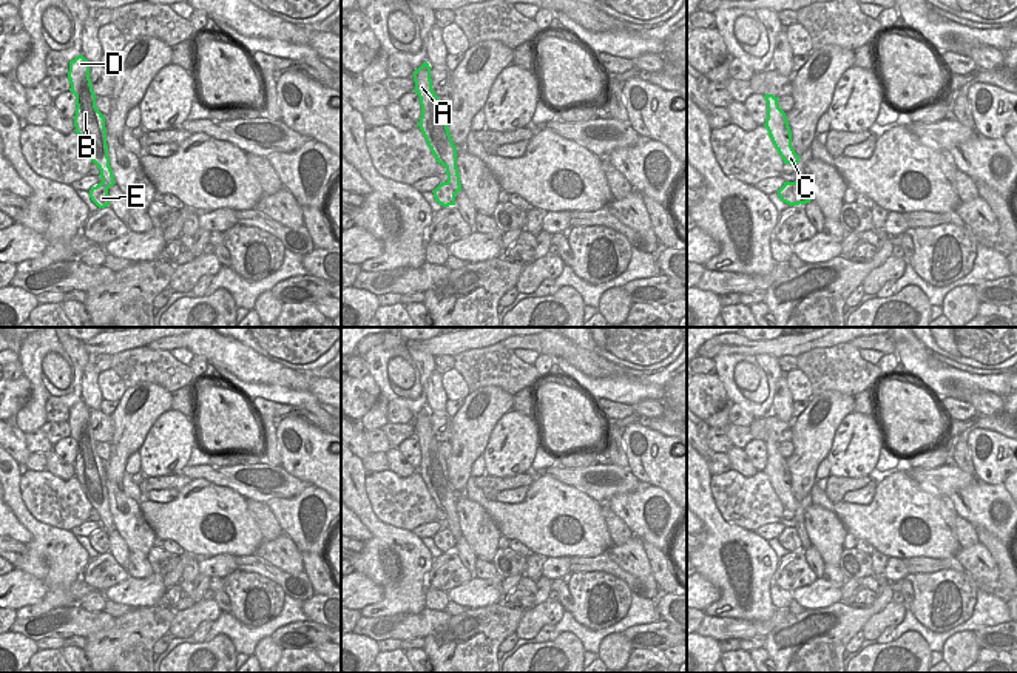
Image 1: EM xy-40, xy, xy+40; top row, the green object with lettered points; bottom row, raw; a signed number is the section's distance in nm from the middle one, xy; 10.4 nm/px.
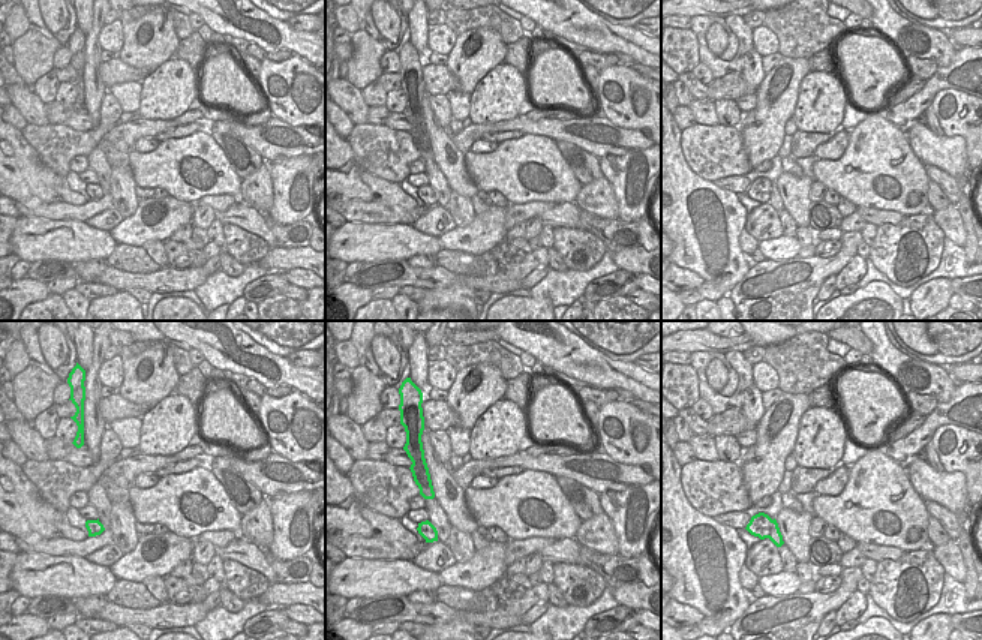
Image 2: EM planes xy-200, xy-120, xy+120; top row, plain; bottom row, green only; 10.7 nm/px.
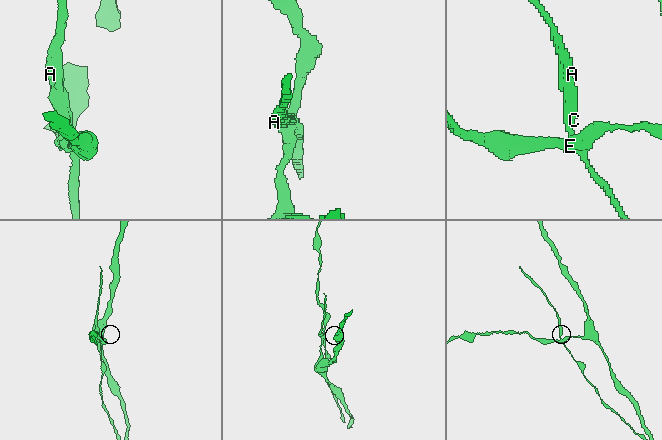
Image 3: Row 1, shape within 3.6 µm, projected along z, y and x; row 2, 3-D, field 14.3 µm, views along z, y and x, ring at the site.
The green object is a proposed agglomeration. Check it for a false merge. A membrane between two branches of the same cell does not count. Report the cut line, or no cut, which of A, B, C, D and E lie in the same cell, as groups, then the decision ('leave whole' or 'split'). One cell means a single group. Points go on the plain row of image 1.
cut in xy+40 along (795, 527), (803, 548); A B C D / E; split

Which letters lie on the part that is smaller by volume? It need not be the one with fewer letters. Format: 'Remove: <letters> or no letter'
Remove: A, B, C, D

